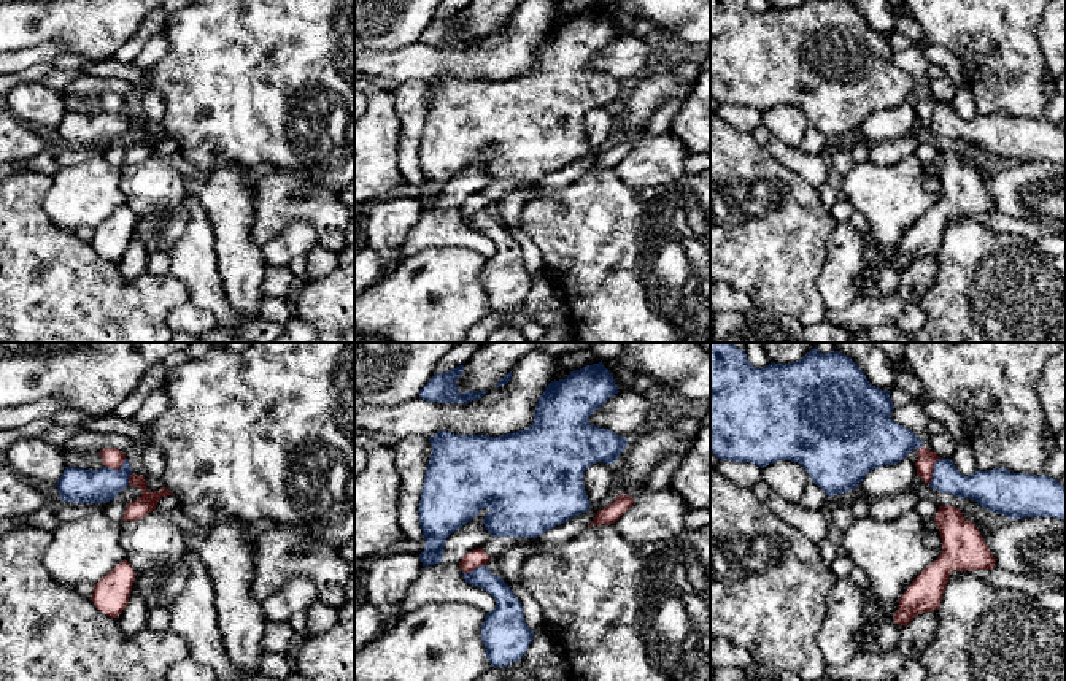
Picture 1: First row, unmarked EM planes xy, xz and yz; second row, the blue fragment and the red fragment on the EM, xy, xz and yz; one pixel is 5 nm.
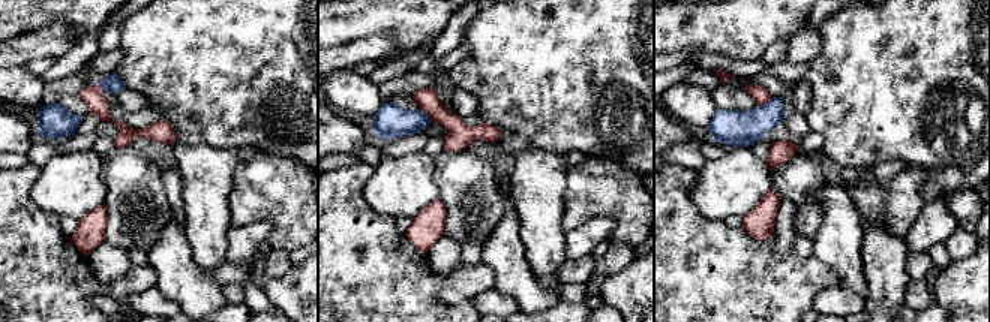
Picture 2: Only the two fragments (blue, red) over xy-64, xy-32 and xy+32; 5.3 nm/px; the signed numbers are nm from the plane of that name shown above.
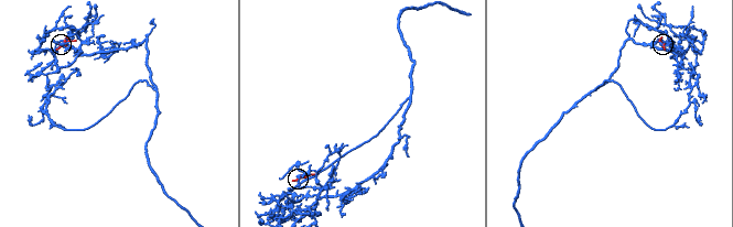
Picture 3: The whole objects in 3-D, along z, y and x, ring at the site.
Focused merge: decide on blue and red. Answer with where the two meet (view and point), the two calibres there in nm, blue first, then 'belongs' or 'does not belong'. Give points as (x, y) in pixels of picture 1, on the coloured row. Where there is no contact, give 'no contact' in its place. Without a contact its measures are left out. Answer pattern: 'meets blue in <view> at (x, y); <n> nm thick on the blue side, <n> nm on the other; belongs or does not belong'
meets blue in yz at (933, 470); 150 nm thick on the blue side, 100 nm on the other; does not belong

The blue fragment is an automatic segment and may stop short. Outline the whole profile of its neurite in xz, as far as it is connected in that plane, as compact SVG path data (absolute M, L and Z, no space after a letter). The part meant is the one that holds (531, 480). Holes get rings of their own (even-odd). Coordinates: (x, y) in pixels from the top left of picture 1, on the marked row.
M599 364L586 365L559 381L551 381L540 395L534 422L529 429L507 435L454 435L442 430L429 438L431 459L424 475L419 500L419 525L426 540L419 554L423 567L443 562L446 538L488 508L483 524L491 537L535 538L591 508L583 484L585 470L597 462L615 464L628 438L588 422L589 416L618 394L612 373Z

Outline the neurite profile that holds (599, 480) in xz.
M597 462L586 468L583 484L589 505L602 502L615 489L613 464Z

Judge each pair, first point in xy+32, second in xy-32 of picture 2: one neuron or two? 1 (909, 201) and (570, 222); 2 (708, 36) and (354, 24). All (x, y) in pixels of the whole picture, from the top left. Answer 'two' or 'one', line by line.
1: one
2: one

